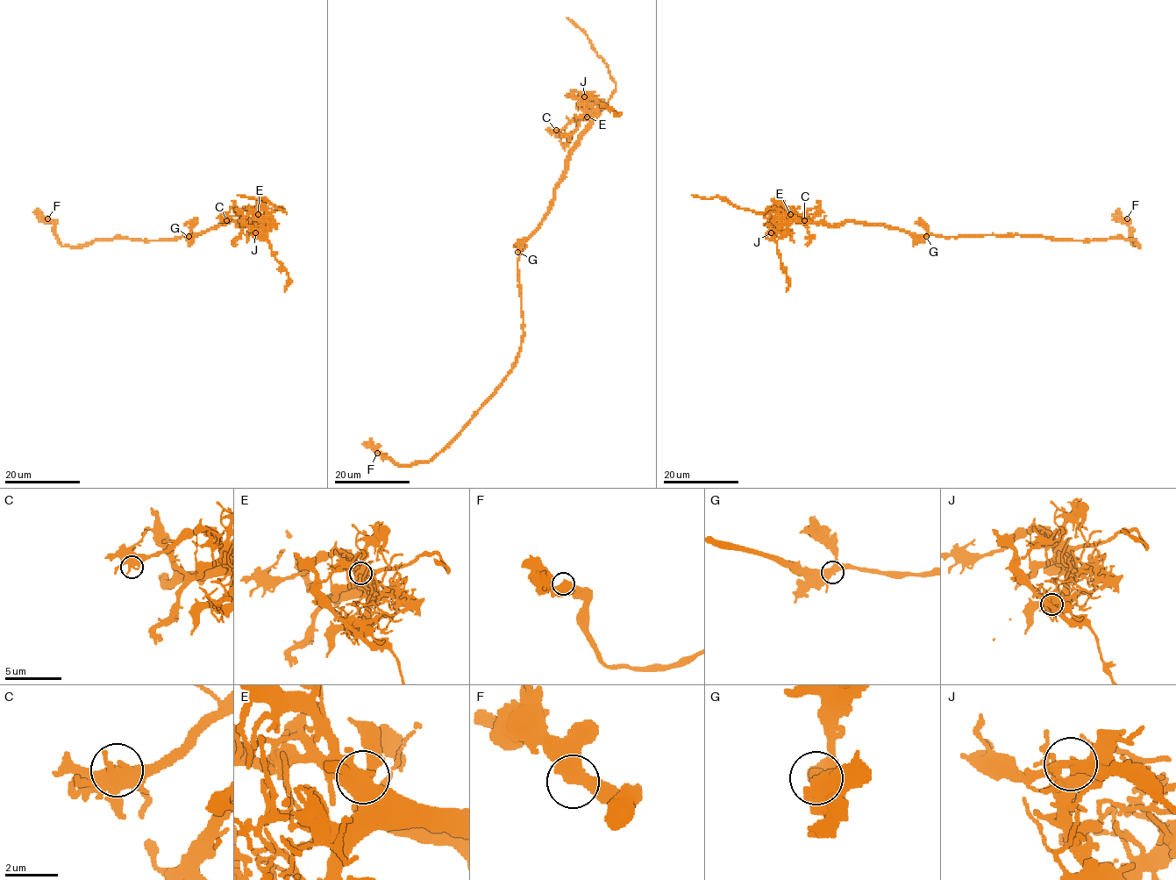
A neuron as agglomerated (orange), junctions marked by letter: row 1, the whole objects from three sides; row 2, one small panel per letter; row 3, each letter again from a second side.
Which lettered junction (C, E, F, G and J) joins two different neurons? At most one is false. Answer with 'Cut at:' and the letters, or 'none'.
Cut at: J

